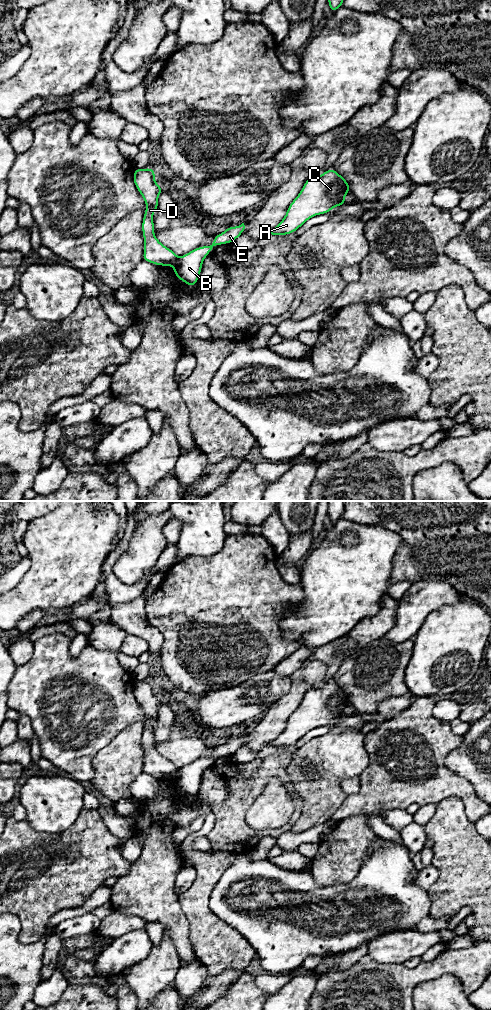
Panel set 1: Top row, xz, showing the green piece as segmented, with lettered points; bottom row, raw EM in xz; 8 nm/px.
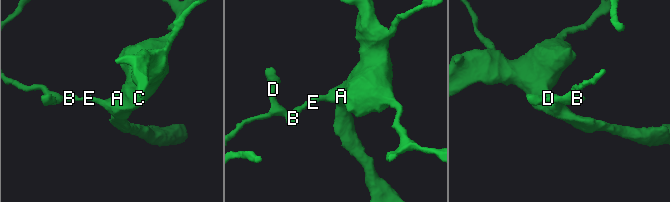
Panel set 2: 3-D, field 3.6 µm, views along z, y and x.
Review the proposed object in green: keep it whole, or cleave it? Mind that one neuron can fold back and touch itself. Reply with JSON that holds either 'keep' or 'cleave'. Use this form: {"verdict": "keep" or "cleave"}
{"verdict": "cleave"}

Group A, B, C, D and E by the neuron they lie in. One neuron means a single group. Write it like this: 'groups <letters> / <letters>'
groups A B C E / D

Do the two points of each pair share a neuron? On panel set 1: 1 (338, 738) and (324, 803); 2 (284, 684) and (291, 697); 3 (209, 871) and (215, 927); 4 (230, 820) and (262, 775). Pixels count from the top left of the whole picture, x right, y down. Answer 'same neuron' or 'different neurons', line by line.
1: same neuron
2: different neurons
3: same neuron
4: same neuron

